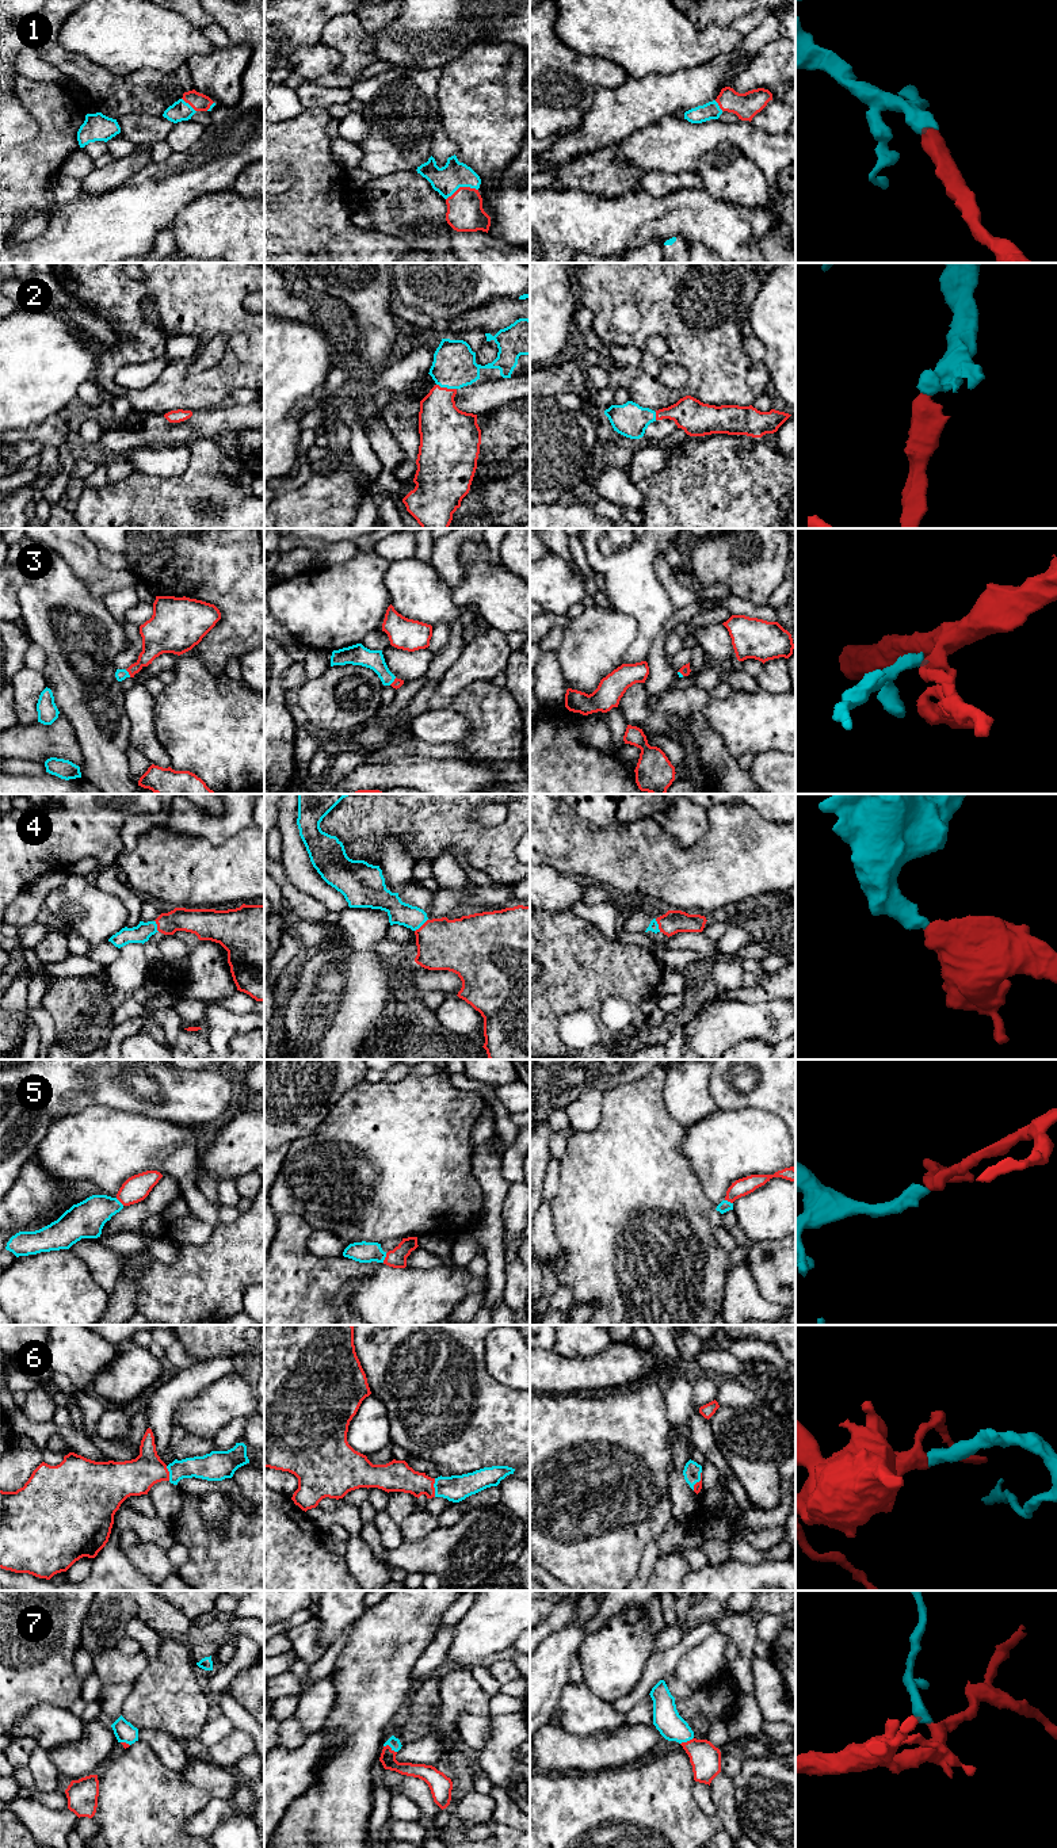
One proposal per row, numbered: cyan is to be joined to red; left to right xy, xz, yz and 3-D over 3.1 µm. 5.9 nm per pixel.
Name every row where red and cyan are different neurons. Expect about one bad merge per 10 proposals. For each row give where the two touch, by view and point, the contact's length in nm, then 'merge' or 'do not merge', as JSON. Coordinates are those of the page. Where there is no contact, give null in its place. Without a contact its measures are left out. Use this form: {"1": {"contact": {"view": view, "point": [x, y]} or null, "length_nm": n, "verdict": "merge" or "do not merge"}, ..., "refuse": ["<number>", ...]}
{"1": {"contact": {"view": "xz", "point": [461, 187]}, "length_nm": 200, "verdict": "merge"}, "2": {"contact": {"view": "xz", "point": [446, 388]}, "length_nm": 120, "verdict": "merge"}, "3": {"contact": {"view": "xy", "point": [129, 674]}, "length_nm": 60, "verdict": "merge"}, "4": {"contact": {"view": "xz", "point": [422, 926]}, "length_nm": 110, "verdict": "merge"}, "5": {"contact": {"view": "xz", "point": [385, 1257]}, "length_nm": 60, "verdict": "merge"}, "6": {"contact": {"view": "xz", "point": [434, 1488]}, "length_nm": 110, "verdict": "merge"}, "7": {"contact": {"view": "xz", "point": [390, 1748]}, "length_nm": 90, "verdict": "merge"}, "refuse": []}

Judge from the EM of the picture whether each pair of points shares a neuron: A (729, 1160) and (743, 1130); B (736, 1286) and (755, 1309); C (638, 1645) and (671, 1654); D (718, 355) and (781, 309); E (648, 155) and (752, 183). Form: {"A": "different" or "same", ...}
{"A": "same", "B": "same", "C": "different", "D": "different", "E": "different"}

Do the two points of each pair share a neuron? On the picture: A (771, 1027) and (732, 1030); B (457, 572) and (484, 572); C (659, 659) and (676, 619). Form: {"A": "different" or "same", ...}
{"A": "same", "B": "different", "C": "same"}

